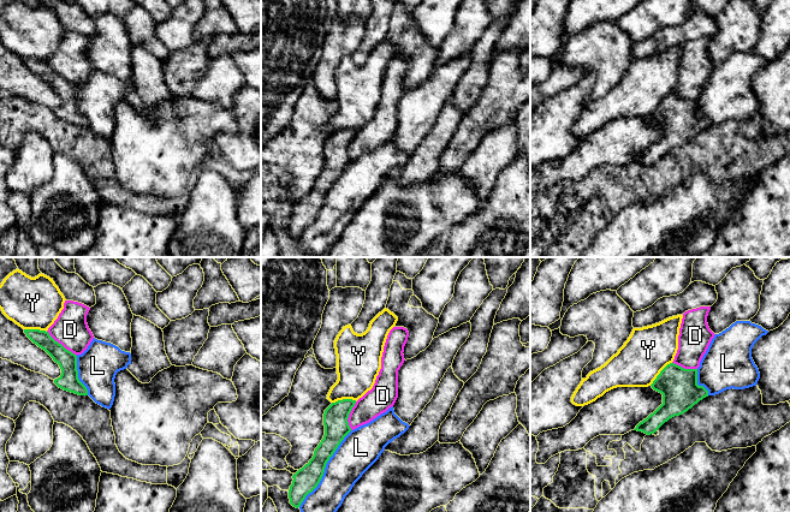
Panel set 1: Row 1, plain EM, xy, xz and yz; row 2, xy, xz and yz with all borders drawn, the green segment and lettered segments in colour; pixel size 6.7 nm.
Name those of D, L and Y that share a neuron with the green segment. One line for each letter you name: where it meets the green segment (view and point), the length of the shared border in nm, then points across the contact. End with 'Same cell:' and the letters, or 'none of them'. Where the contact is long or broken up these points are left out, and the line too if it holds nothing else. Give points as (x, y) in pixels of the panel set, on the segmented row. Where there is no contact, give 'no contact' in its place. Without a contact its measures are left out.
Same cell: none of them

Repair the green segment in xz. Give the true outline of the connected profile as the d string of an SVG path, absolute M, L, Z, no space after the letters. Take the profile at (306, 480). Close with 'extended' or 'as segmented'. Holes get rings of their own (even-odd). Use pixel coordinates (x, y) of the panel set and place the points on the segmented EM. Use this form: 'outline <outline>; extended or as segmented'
outline M343 399L332 403L323 413L325 435L313 458L293 474L289 489L290 504L298 508L305 496L320 483L325 468L344 437L351 431L348 418L356 400Z; as segmented

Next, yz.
outline M675 363L667 364L651 386L663 394L663 404L634 429L647 435L708 397L708 391L697 385L697 369L684 369Z; as segmented

